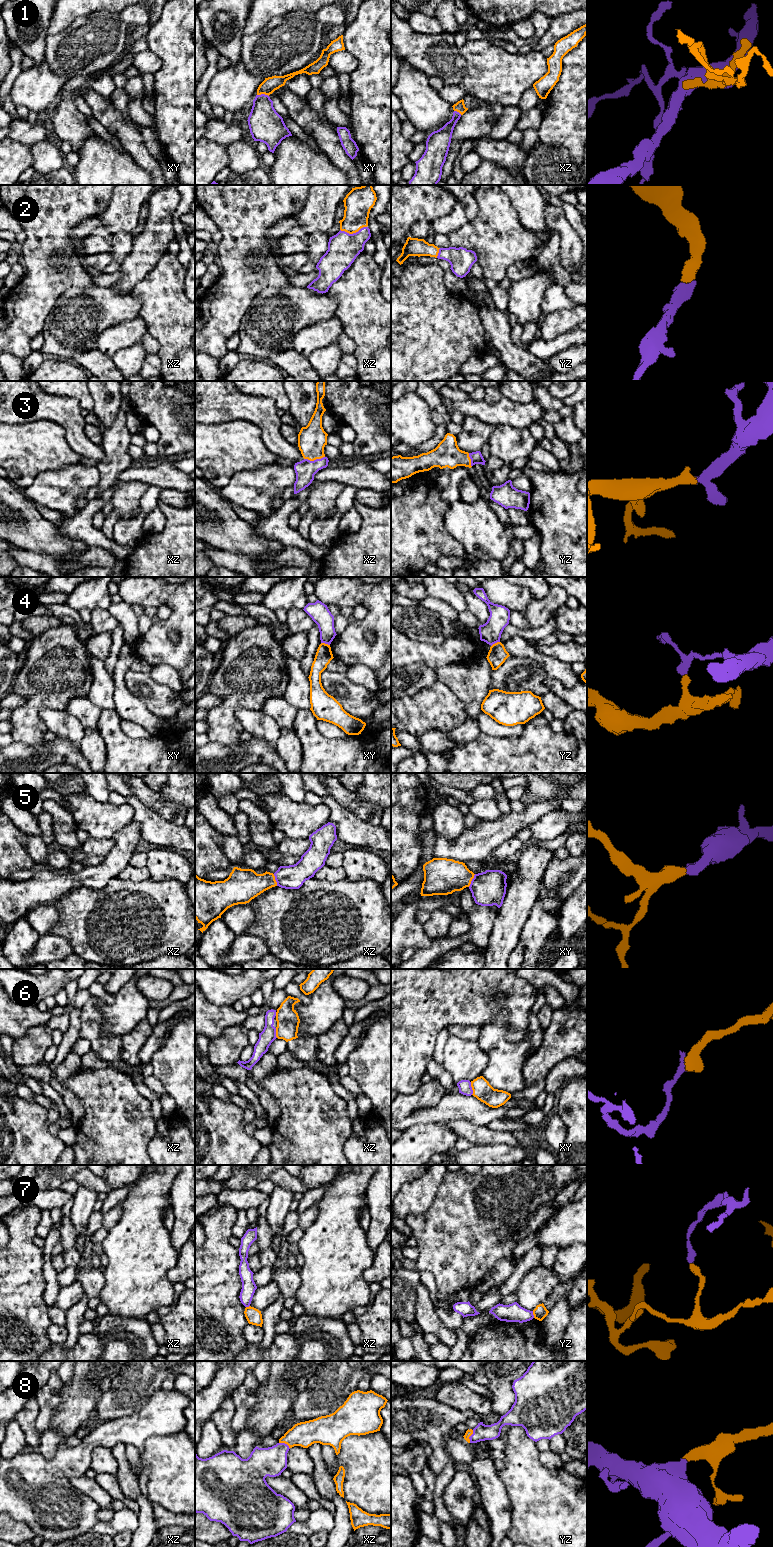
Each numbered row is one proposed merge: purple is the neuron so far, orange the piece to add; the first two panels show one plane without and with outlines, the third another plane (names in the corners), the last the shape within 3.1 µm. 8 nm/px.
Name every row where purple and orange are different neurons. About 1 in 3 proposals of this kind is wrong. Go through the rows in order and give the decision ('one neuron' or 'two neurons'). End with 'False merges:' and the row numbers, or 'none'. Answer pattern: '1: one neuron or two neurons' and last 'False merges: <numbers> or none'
1: one neuron
2: one neuron
3: one neuron
4: two neurons
5: one neuron
6: two neurons
7: two neurons
8: one neuron
False merges: 4, 6, 7

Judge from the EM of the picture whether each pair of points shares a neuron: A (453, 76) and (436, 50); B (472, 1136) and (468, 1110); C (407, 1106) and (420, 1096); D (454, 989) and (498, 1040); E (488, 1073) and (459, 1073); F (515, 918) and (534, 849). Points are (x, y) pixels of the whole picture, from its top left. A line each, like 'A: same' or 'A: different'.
A: same
B: different
C: same
D: different
E: different
F: same

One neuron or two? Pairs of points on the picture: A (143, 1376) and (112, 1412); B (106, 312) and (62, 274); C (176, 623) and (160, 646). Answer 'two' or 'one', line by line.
A: one
B: two
C: one

